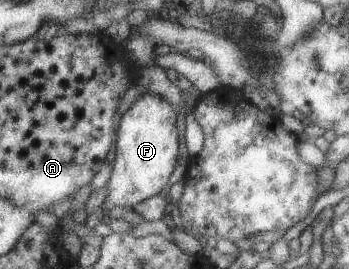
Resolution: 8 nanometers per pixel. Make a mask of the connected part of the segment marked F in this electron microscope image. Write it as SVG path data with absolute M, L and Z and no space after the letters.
M144 93L139 96L120 118L115 150L114 174L110 180L108 194L109 210L112 206L136 206L160 194L172 172L180 152L180 128L177 108L158 93Z

